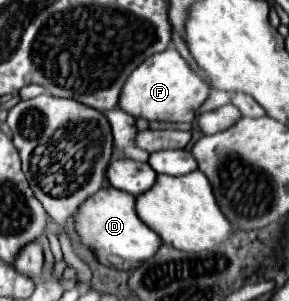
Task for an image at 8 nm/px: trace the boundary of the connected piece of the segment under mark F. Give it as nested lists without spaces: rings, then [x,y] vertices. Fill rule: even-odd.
[[[168,46],[166,50],[152,54],[148,60],[138,66],[130,78],[126,80],[118,106],[122,110],[128,110],[134,118],[146,118],[146,120],[160,120],[160,122],[192,122],[194,110],[210,96],[212,84],[208,78],[202,78],[196,74],[196,70],[190,68],[190,64],[180,56],[180,52],[174,46]]]

